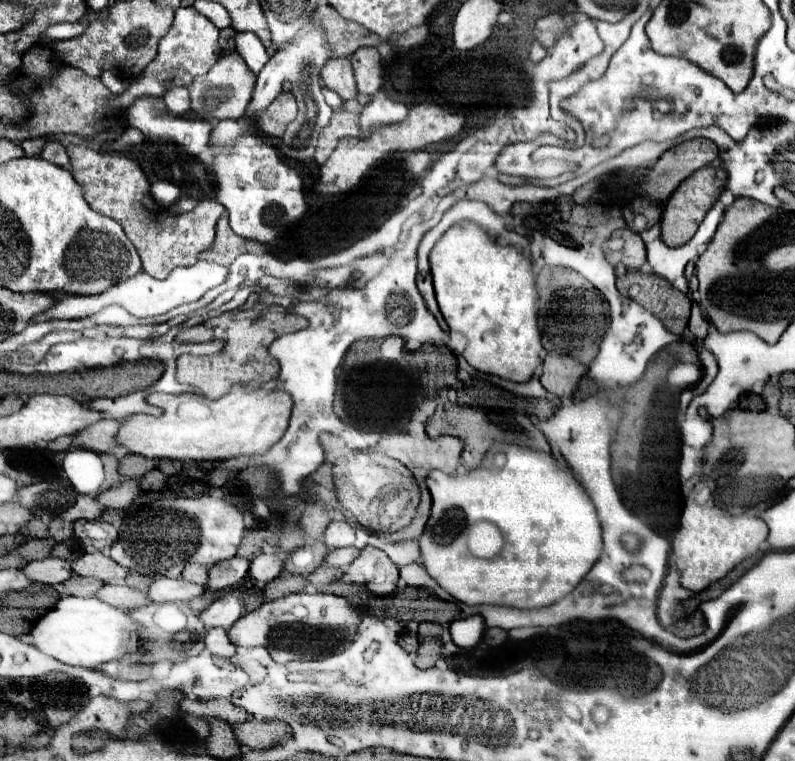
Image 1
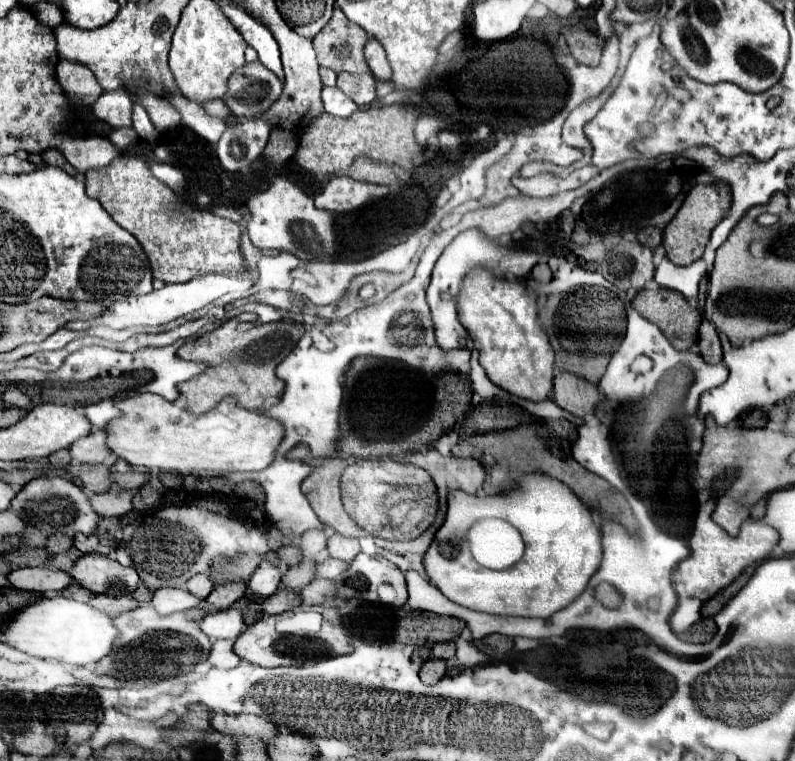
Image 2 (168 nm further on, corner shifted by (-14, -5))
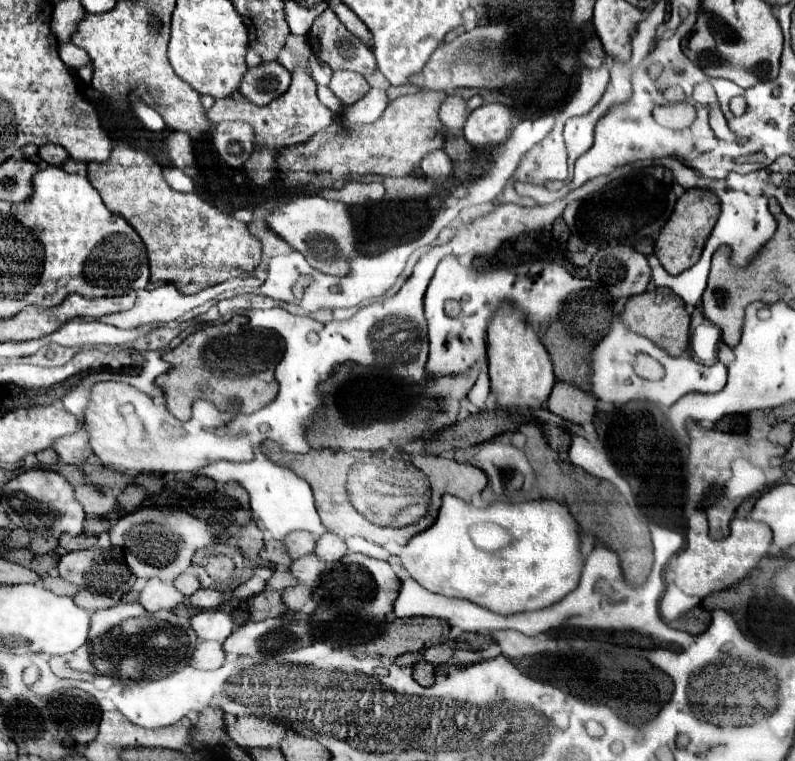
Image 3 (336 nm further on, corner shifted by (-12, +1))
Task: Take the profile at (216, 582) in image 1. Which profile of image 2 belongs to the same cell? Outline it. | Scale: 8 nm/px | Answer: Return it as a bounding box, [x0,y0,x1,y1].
[205,581,247,609]

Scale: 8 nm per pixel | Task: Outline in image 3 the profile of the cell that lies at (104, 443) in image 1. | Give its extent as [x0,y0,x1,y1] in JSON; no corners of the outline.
[53,427,93,465]

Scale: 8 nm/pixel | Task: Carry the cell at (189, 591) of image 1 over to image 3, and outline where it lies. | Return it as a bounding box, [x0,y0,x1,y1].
[139,579,185,613]

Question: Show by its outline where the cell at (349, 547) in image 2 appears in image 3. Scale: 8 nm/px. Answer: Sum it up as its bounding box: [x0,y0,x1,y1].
[315,533,347,561]

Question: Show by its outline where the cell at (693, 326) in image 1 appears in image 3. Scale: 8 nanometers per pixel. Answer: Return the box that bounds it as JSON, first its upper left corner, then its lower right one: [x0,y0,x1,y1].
[689,313,721,365]

